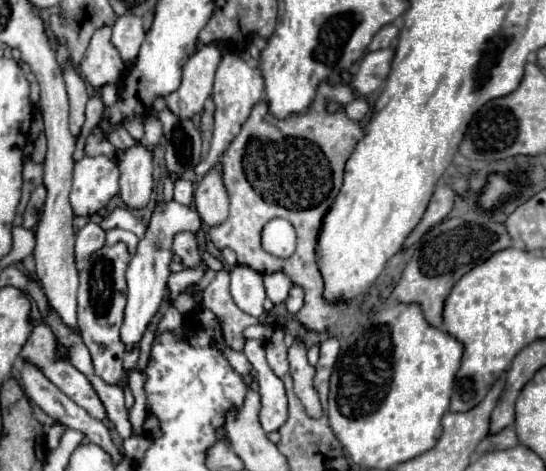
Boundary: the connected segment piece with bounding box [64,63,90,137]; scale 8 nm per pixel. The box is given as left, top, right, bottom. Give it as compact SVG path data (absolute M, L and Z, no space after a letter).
M70 63L66 65L64 81L66 81L66 91L68 91L68 101L70 101L70 117L68 117L70 133L74 137L78 137L78 133L84 125L84 109L86 109L90 95L86 91L86 83L82 81L80 75L76 75L76 71Z

